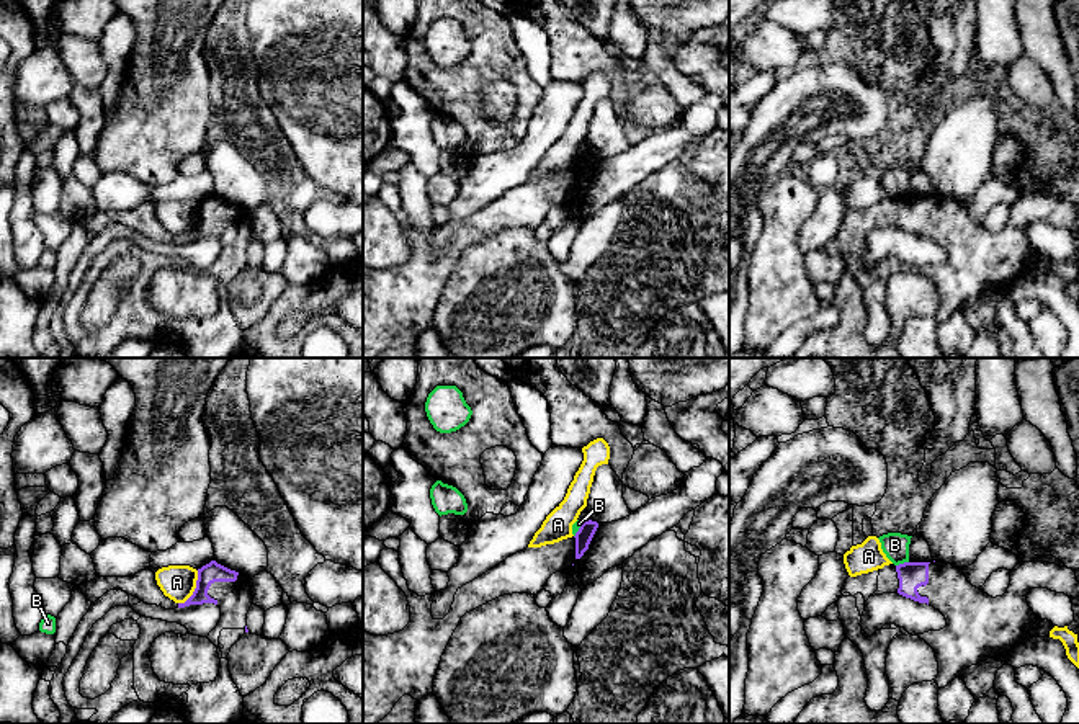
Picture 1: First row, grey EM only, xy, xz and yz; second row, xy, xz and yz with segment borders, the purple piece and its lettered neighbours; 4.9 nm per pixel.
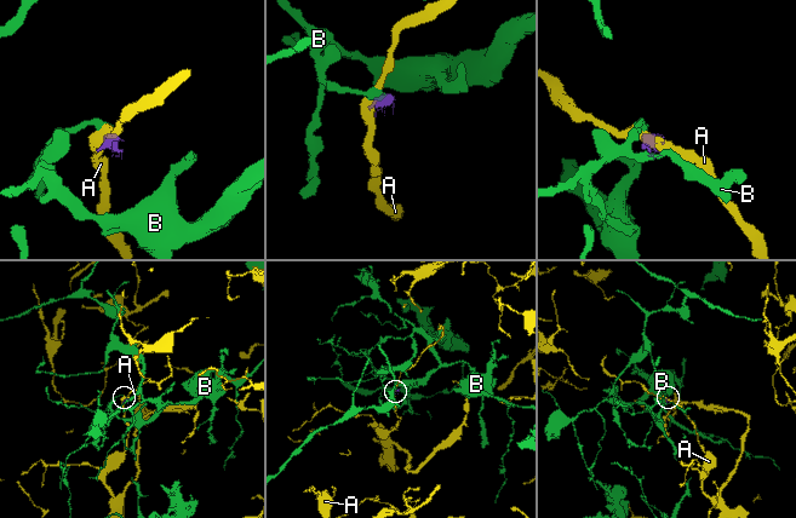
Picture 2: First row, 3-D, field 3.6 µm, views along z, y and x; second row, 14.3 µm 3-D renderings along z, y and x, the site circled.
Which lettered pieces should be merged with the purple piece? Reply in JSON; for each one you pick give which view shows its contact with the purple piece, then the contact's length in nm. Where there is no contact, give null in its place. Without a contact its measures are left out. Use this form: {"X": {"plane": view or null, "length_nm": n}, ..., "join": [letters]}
{"join": []}

